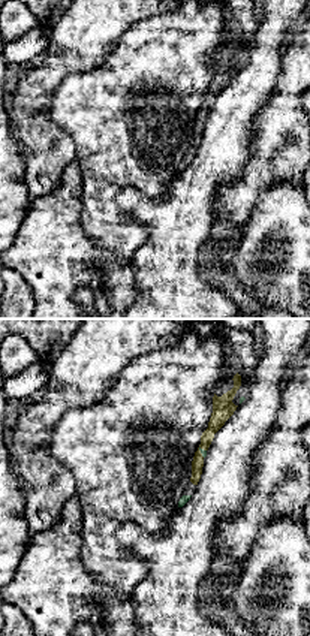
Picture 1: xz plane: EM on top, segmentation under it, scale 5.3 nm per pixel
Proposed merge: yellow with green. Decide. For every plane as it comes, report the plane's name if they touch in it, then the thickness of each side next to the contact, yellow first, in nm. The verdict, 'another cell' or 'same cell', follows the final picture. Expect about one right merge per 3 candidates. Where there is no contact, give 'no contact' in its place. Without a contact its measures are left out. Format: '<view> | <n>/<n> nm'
xz | 100/30 nm

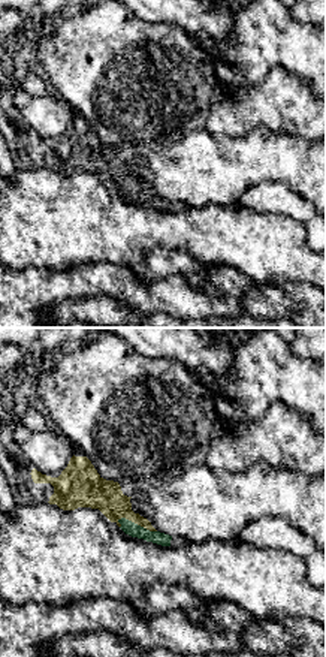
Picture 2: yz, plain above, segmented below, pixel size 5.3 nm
yz | 170/70 nm

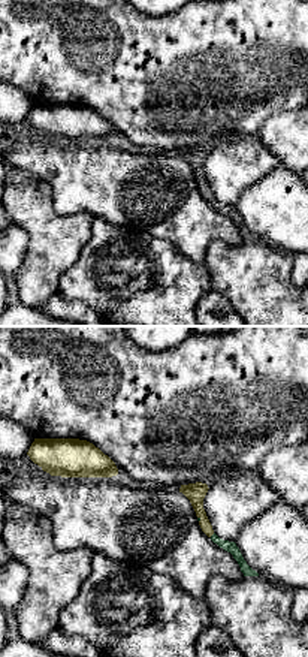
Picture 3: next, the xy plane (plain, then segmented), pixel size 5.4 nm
xy | 100/60 nm

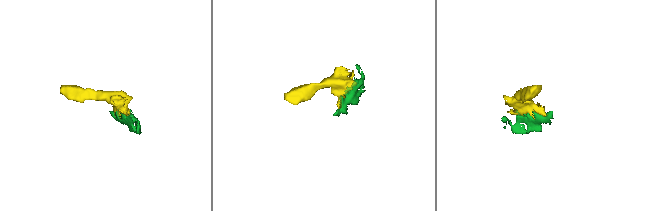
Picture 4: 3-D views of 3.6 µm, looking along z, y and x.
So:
same cell

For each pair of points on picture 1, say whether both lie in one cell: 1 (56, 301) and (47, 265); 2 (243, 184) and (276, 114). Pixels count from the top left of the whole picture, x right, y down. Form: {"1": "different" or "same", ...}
{"1": "same", "2": "same"}

